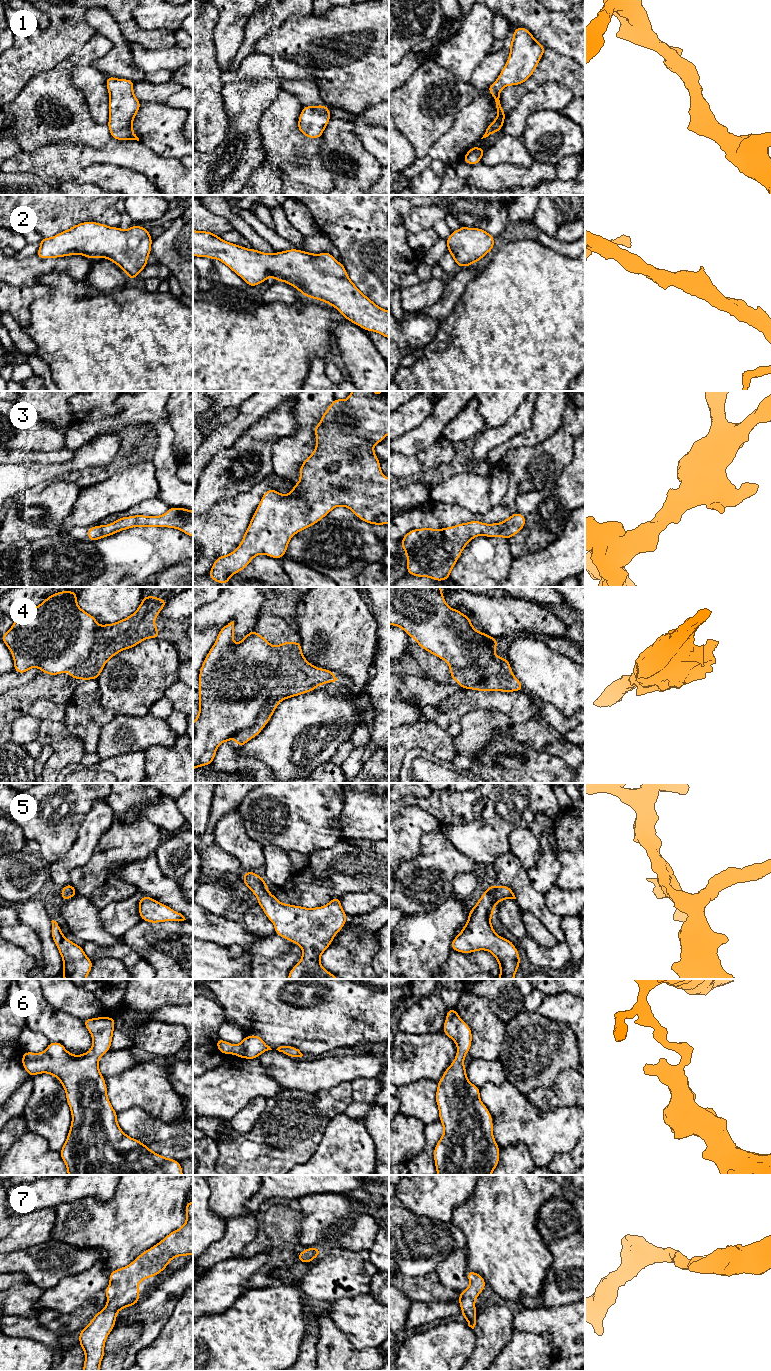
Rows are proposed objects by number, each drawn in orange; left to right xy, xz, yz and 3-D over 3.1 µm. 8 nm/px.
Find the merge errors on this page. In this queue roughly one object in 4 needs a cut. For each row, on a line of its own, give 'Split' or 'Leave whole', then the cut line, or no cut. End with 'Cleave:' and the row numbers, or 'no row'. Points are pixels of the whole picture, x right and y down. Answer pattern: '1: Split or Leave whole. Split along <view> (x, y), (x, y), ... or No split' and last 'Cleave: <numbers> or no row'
1: Leave whole. No split
2: Leave whole. No split
3: Leave whole. No split
4: Leave whole. No split
5: Leave whole. No split
6: Leave whole. No split
7: Leave whole. No split
Cleave: no row

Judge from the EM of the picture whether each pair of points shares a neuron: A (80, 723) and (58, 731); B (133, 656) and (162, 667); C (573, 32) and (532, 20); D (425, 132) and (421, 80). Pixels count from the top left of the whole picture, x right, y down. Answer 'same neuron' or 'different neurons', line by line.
A: different neurons
B: same neuron
C: same neuron
D: same neuron

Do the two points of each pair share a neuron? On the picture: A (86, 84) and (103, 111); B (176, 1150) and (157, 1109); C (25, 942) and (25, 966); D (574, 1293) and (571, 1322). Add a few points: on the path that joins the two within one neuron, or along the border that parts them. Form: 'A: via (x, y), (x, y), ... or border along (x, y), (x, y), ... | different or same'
A: via (93, 91), (100, 104) | same
B: border along (136, 1107), (139, 1107), (156, 1120) | different
C: border along (10, 942), (28, 953), (36, 965) | different
D: border along (574, 1302), (550, 1308) | different

